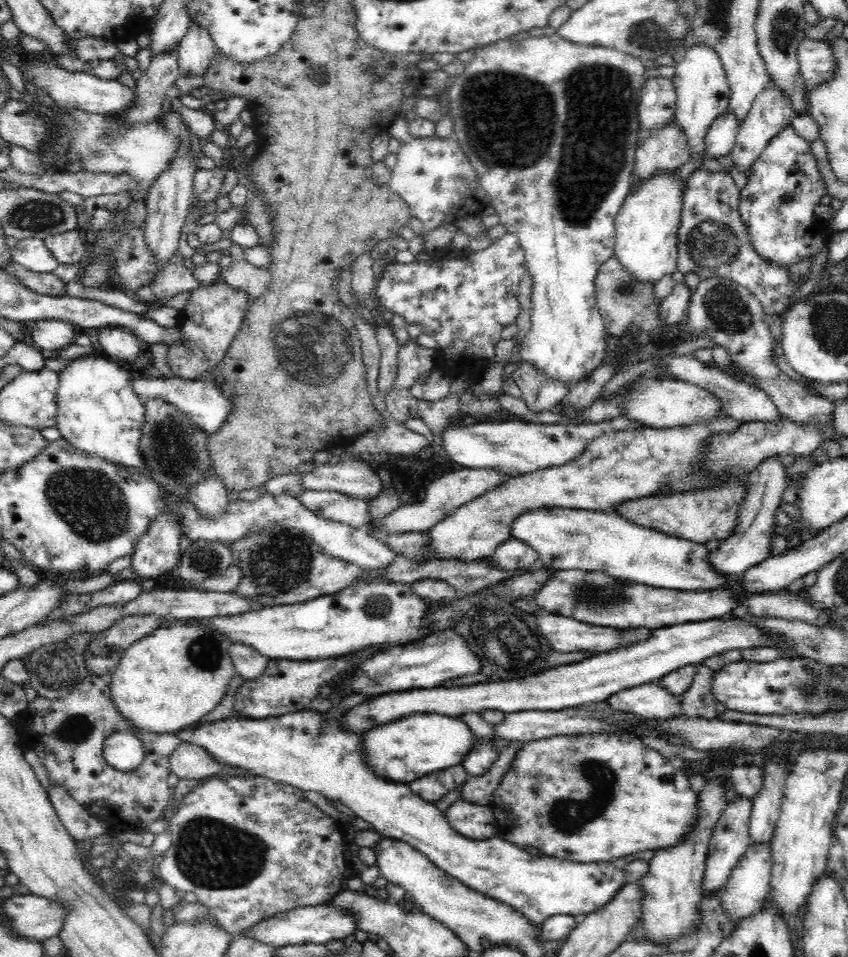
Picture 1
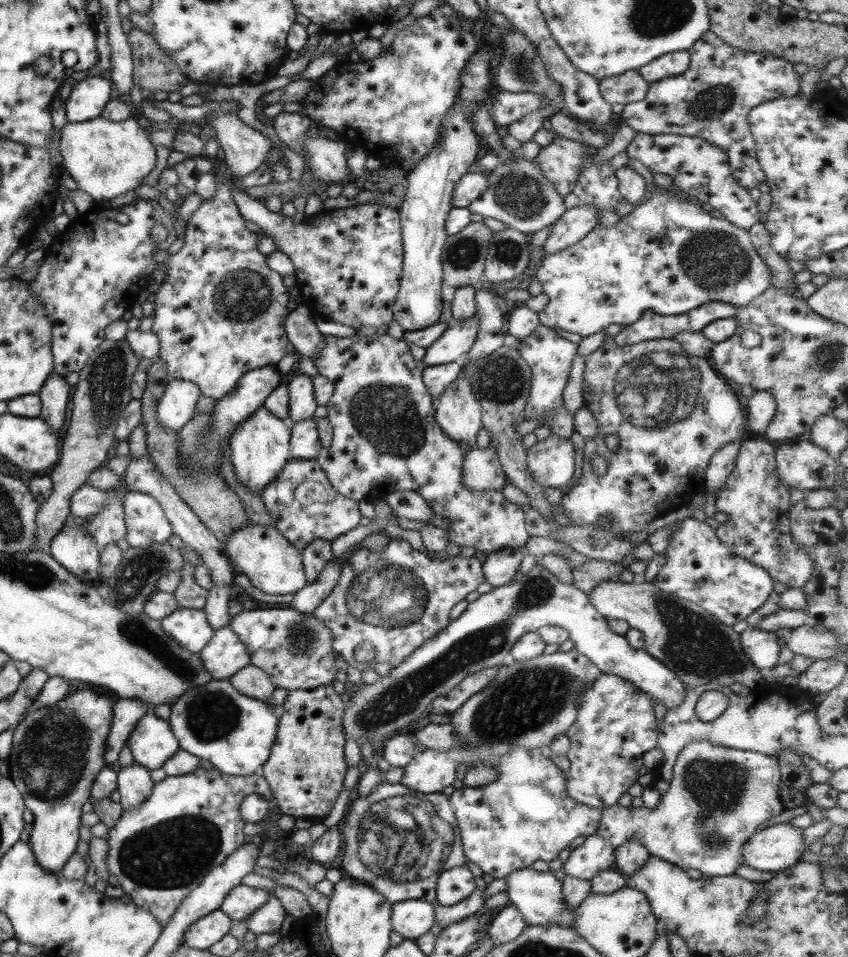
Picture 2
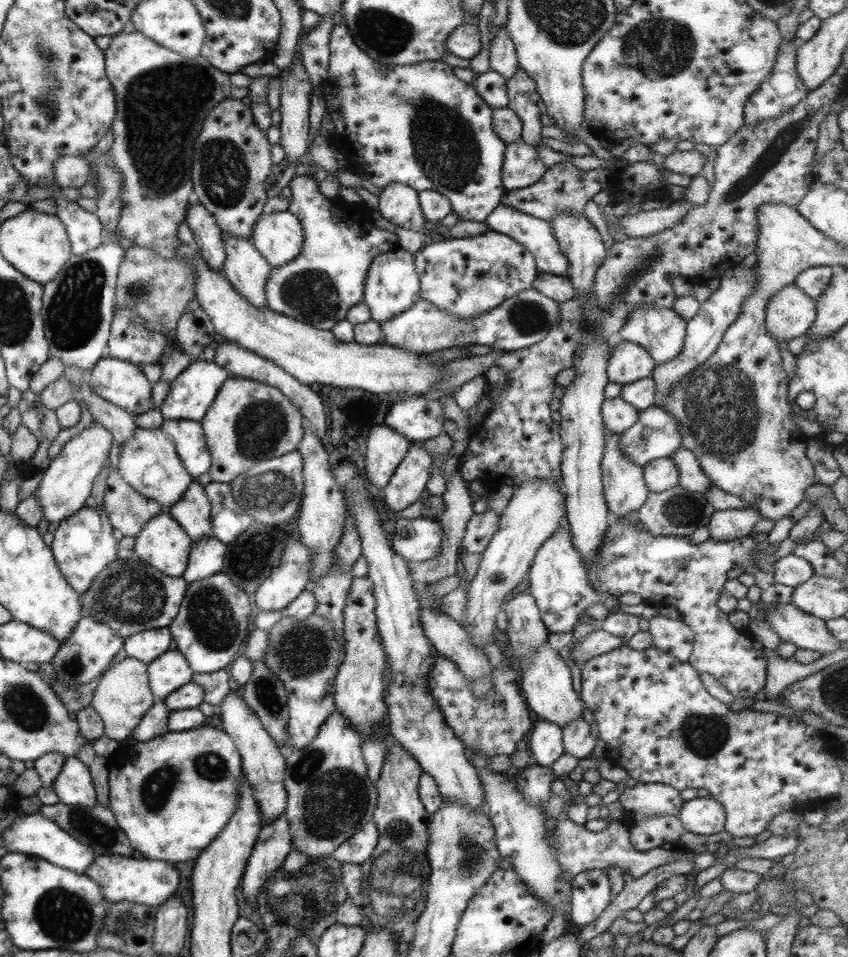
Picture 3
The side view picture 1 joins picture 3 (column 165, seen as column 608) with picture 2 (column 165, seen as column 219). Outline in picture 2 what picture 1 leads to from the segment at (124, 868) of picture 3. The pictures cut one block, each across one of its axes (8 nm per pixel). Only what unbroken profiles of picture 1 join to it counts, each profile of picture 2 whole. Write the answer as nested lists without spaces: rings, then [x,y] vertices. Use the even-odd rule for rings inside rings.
[[[145,714],[139,719],[126,746],[131,751],[134,762],[149,771],[162,768],[167,759],[179,749],[167,720],[154,714]]]

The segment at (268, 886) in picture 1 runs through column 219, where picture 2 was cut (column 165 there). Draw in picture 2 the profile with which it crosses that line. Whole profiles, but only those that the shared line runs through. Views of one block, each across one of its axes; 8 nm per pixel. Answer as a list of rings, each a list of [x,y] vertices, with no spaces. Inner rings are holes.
[[[197,768],[189,774],[166,776],[155,782],[147,800],[131,810],[122,810],[115,826],[107,828],[105,841],[107,844],[106,868],[113,874],[123,893],[129,894],[135,907],[147,909],[161,928],[167,924],[169,917],[175,913],[179,903],[203,880],[208,872],[220,865],[226,856],[243,845],[243,826],[239,805],[244,796],[259,794],[268,802],[269,813],[276,806],[267,781],[260,772],[249,776],[229,776],[216,769]]]

